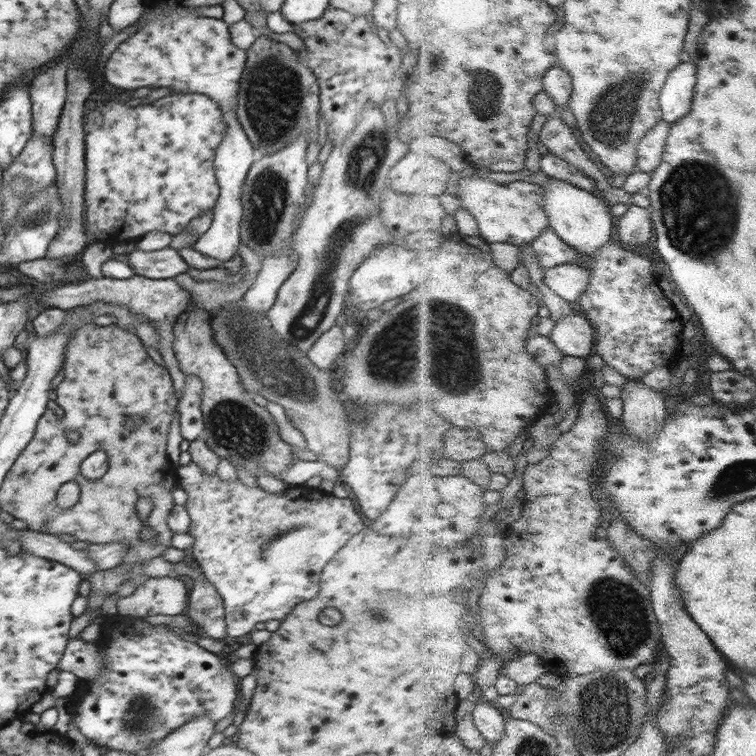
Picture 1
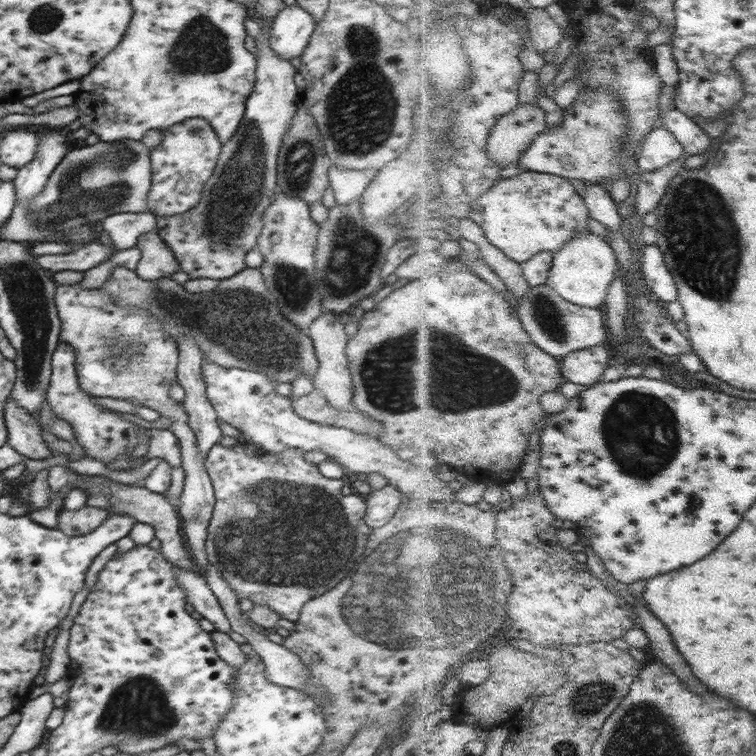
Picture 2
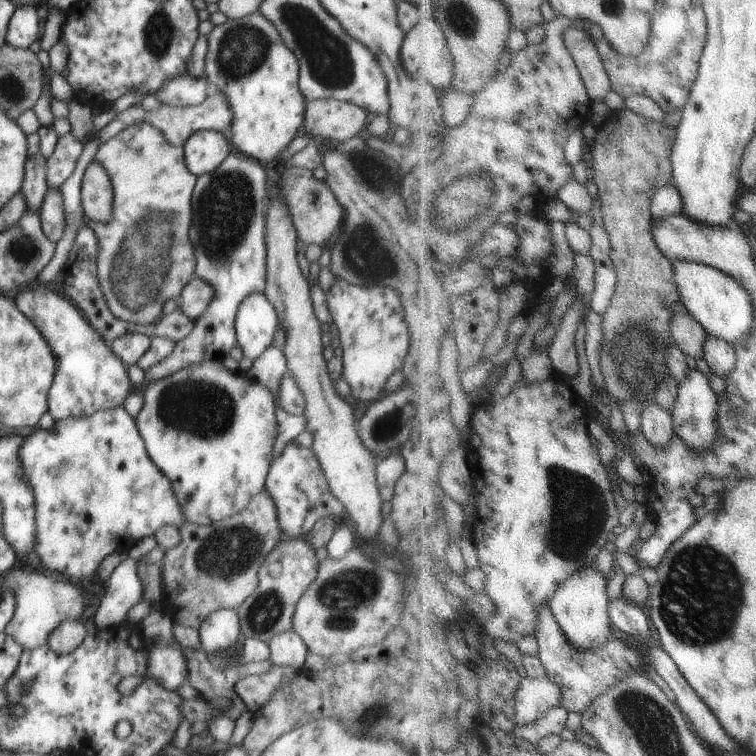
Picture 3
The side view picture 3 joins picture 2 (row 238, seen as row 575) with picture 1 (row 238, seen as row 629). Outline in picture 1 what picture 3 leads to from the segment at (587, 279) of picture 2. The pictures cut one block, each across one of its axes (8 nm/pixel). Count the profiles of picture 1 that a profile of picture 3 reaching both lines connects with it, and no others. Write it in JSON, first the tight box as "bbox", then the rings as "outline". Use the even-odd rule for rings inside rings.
{"bbox":[546,178,617,257],"outline":[[[550,178],[546,188],[546,210],[550,217],[551,228],[554,228],[566,244],[584,256],[598,257],[612,235],[617,233],[612,218],[612,208],[602,195],[584,190],[567,181]]]}

